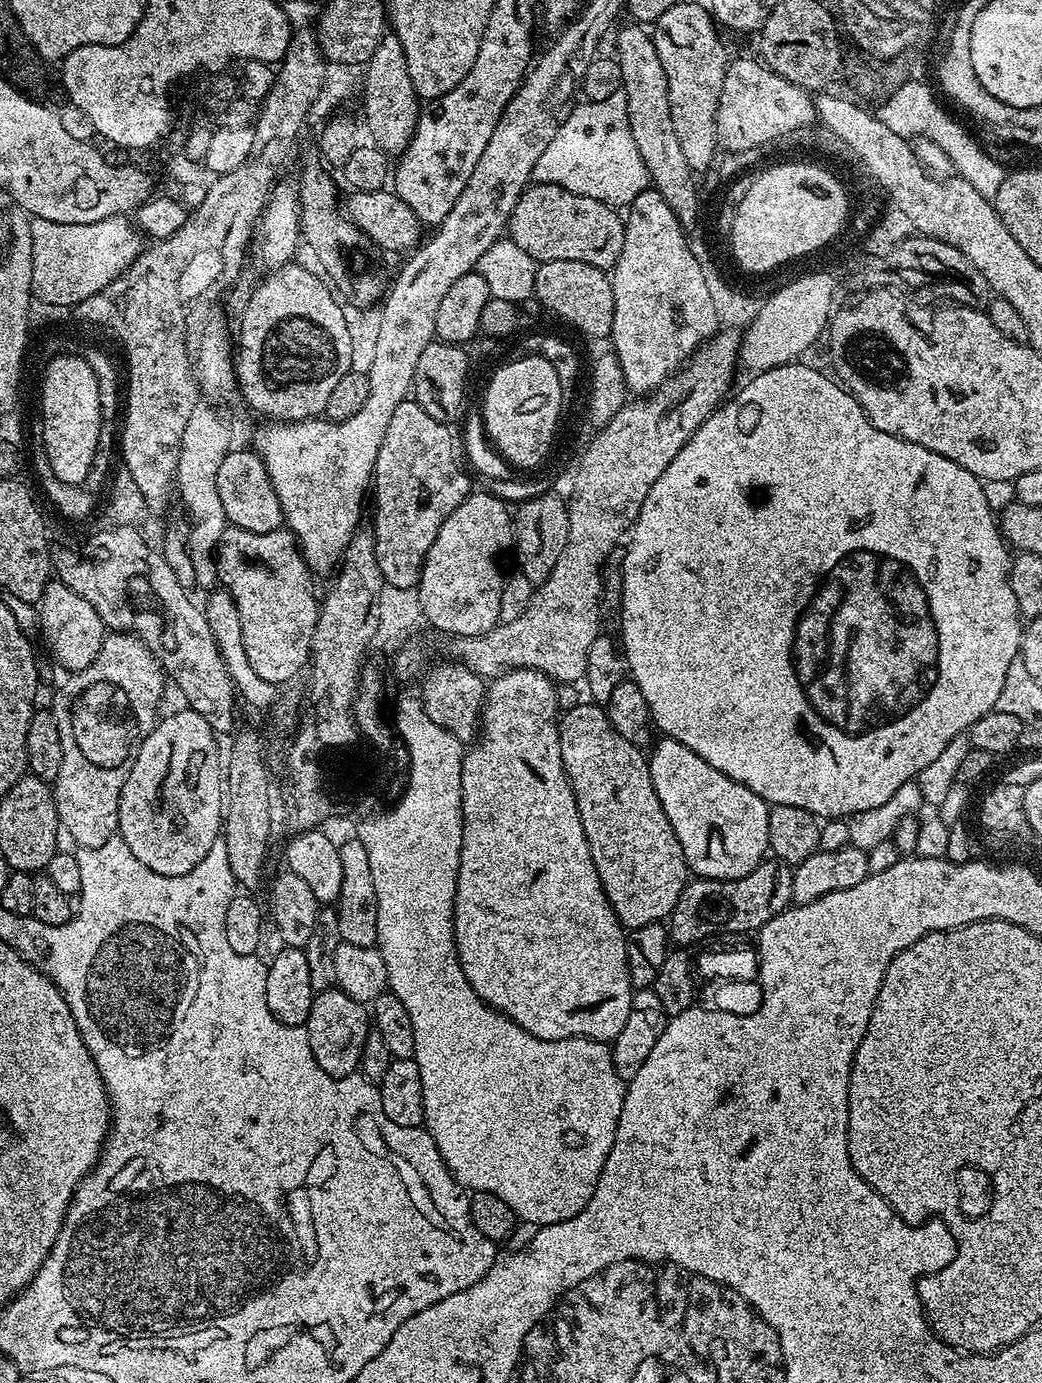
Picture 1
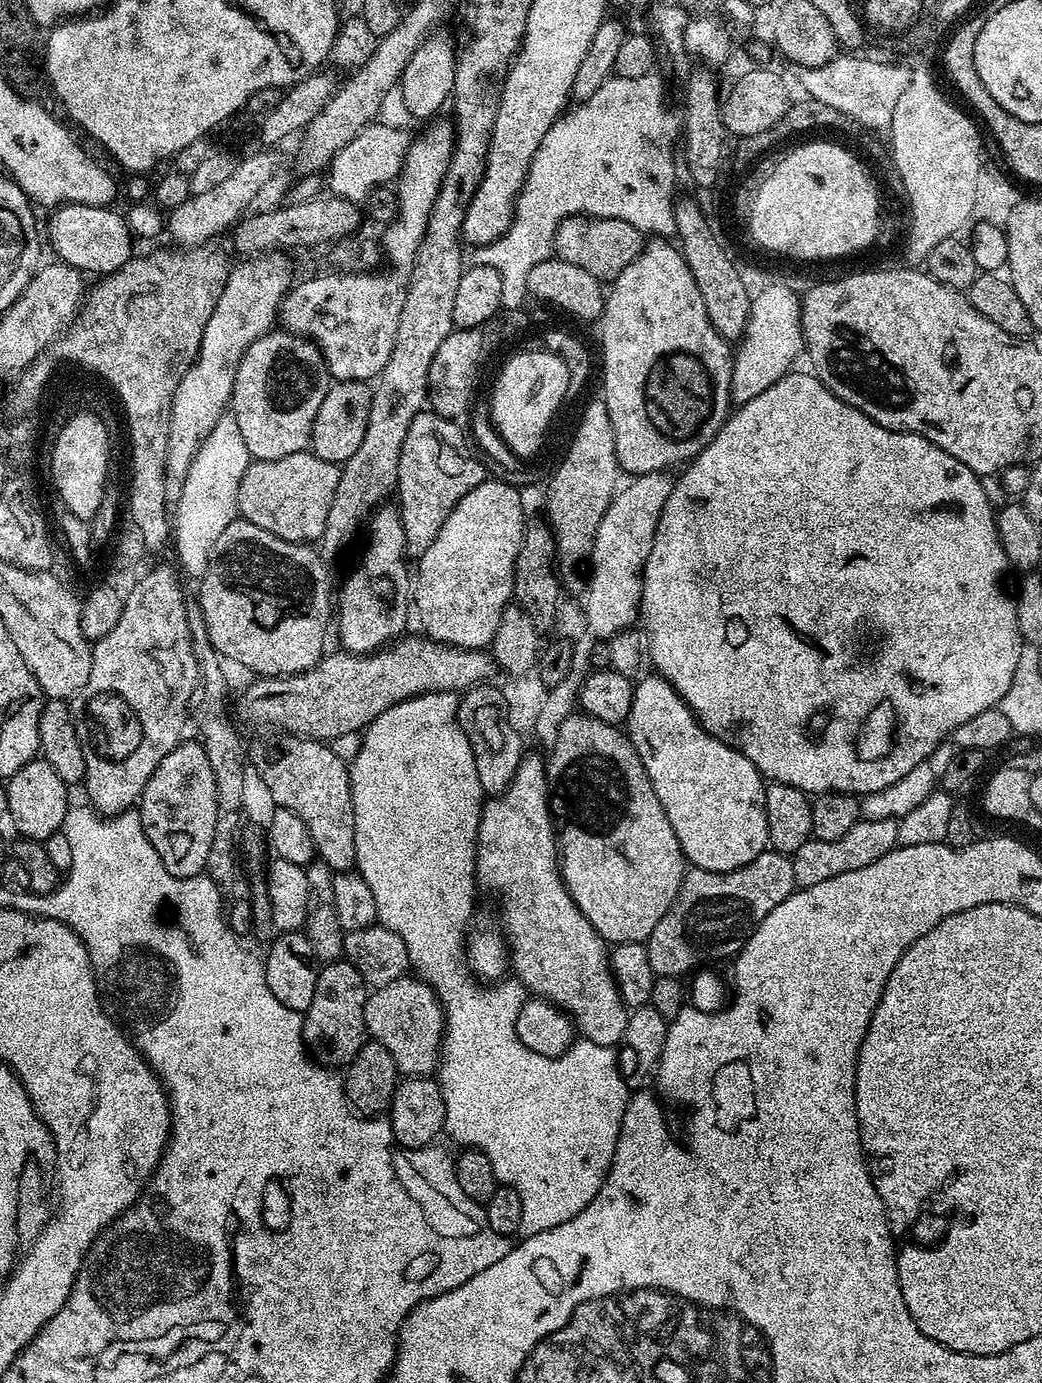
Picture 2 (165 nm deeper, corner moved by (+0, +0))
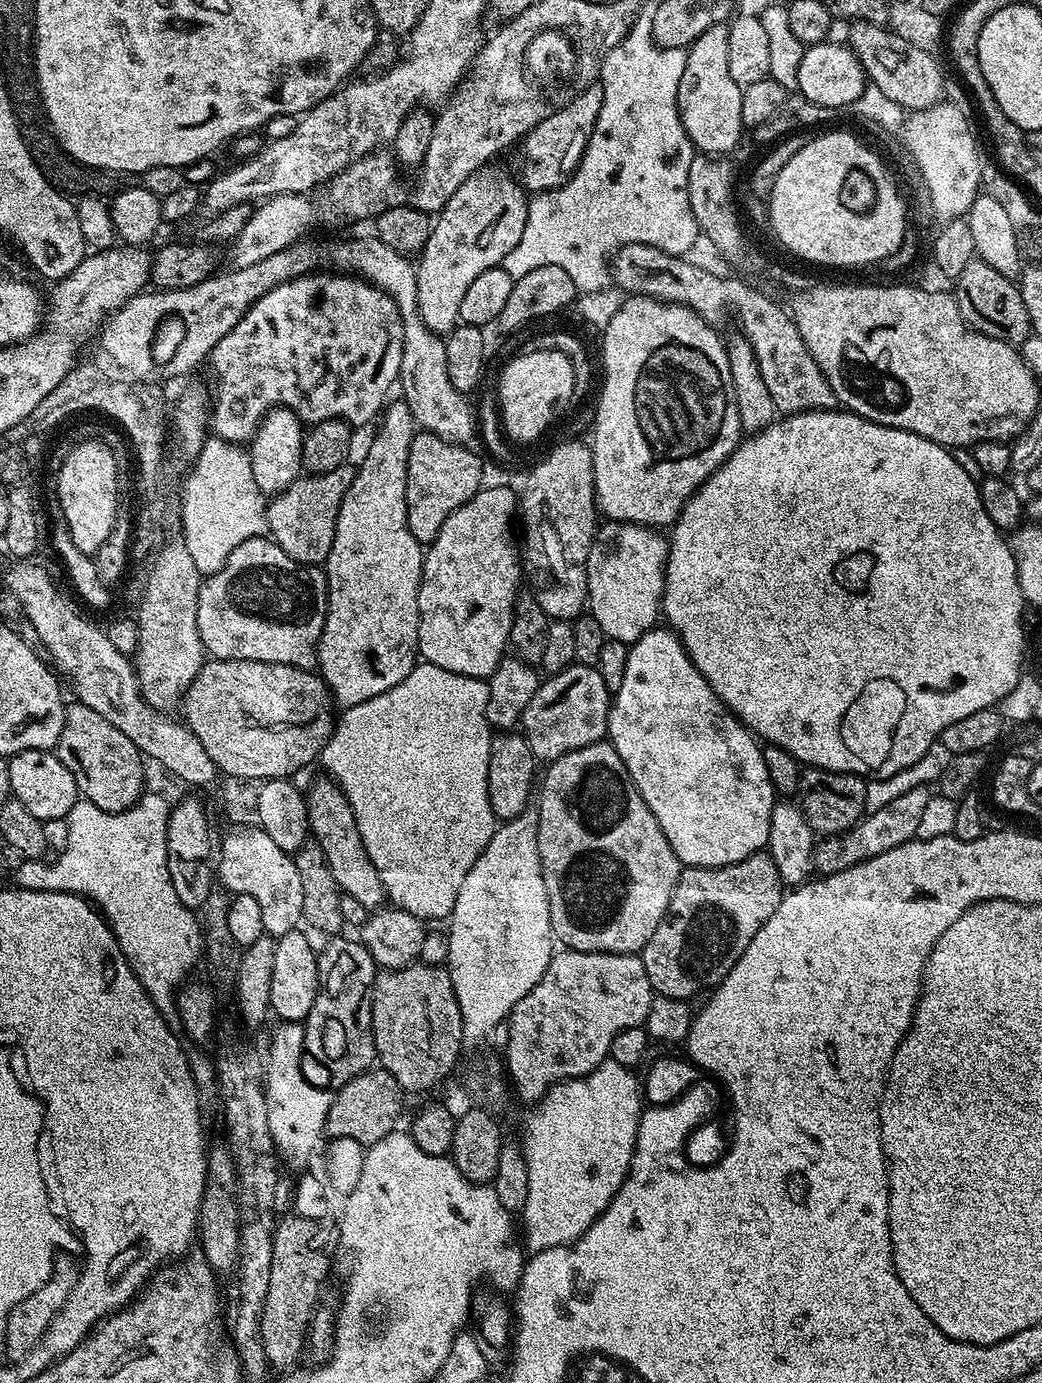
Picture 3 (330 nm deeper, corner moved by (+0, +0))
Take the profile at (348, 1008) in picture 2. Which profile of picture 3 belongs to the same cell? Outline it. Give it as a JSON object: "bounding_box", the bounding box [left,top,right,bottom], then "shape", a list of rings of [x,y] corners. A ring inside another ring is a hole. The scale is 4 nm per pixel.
{"bounding_box":[300,934,378,1090],"shape":[[[340,934],[329,939],[328,945],[319,949],[316,961],[320,975],[320,989],[316,992],[314,1006],[302,1022],[304,1025],[304,1055],[300,1058],[300,1069],[316,1088],[337,1090],[346,1086],[350,1078],[368,1071],[377,1063],[376,1043],[372,1033],[372,983],[378,975],[378,965],[359,939],[347,940]]]}

